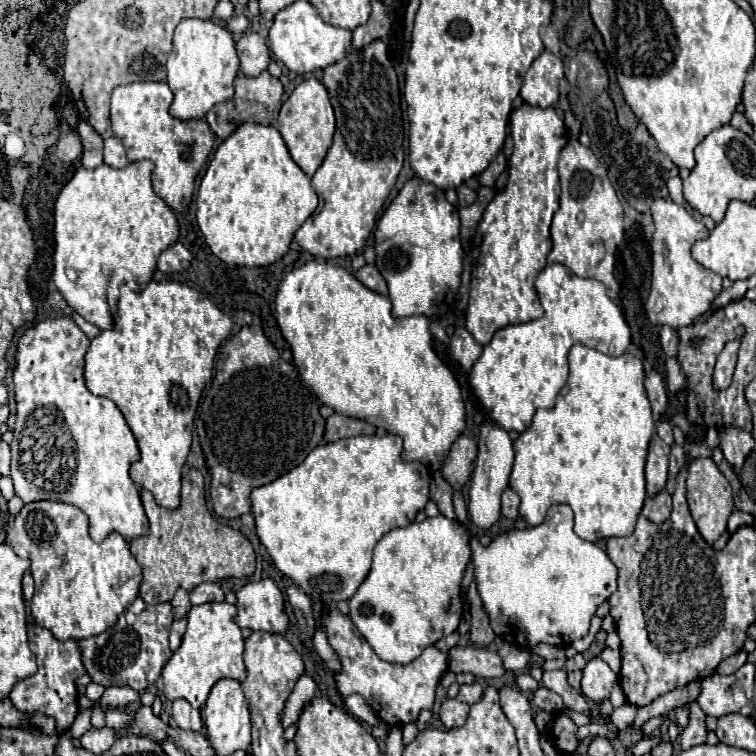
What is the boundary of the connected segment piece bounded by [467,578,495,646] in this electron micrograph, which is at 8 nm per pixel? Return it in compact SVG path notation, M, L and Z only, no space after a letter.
M473 578L471 586L467 590L467 600L469 600L469 606L471 606L471 618L473 618L473 622L471 622L471 640L477 646L485 646L495 638L495 632L489 626L489 616L483 608L483 600L479 598L475 578Z

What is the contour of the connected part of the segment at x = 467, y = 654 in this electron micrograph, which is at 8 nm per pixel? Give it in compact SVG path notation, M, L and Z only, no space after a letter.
M471 645L449 650L449 670L455 674L471 672L483 678L501 678L505 672L503 660L497 652Z

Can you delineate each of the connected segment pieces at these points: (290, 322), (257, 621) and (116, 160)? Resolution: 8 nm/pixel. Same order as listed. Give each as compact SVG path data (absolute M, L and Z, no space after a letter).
M317 260L281 278L275 294L275 312L281 334L291 346L293 364L303 382L325 406L331 406L337 414L367 420L377 428L385 428L389 434L401 436L405 440L405 460L417 460L429 464L431 470L439 470L449 446L465 428L465 404L455 376L431 346L427 316L395 318L387 296L369 290L345 268Z
M273 580L247 582L237 592L237 616L235 624L251 630L283 632L289 626L289 616L285 614L283 594Z
M111 136L111 138L105 140L105 152L103 152L103 156L105 156L105 164L111 166L111 168L123 168L123 166L129 164L121 140L115 138L115 136Z

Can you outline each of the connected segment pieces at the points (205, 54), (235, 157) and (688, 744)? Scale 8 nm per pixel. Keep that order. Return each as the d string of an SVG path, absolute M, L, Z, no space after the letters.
M187 18L175 28L173 50L167 60L167 84L173 92L169 114L177 120L201 120L217 104L233 96L233 80L239 70L235 42L229 30L211 20Z
M247 122L241 124L215 150L209 168L199 184L195 204L197 204L197 224L211 252L227 264L255 268L273 264L289 250L293 234L317 208L317 194L311 188L305 172L293 162L279 130L275 126Z
M691 702L687 706L689 712L689 724L681 732L681 748L689 750L693 746L699 746L705 742L707 728L705 728L705 712L699 708L697 702Z

